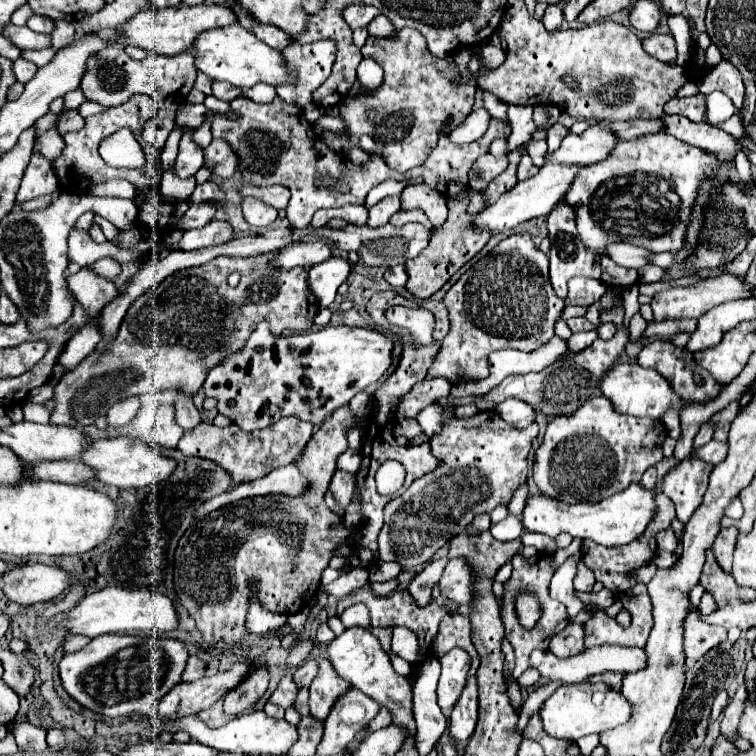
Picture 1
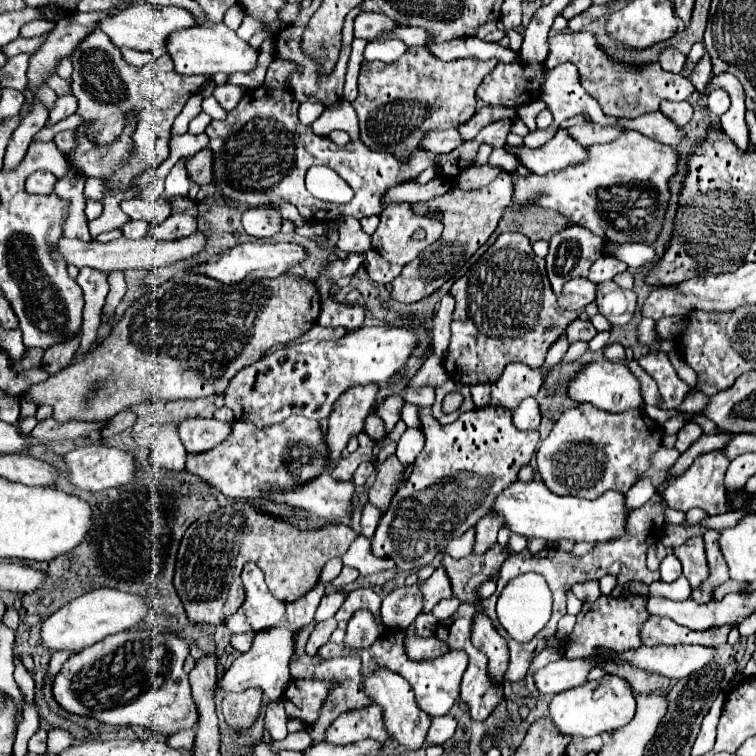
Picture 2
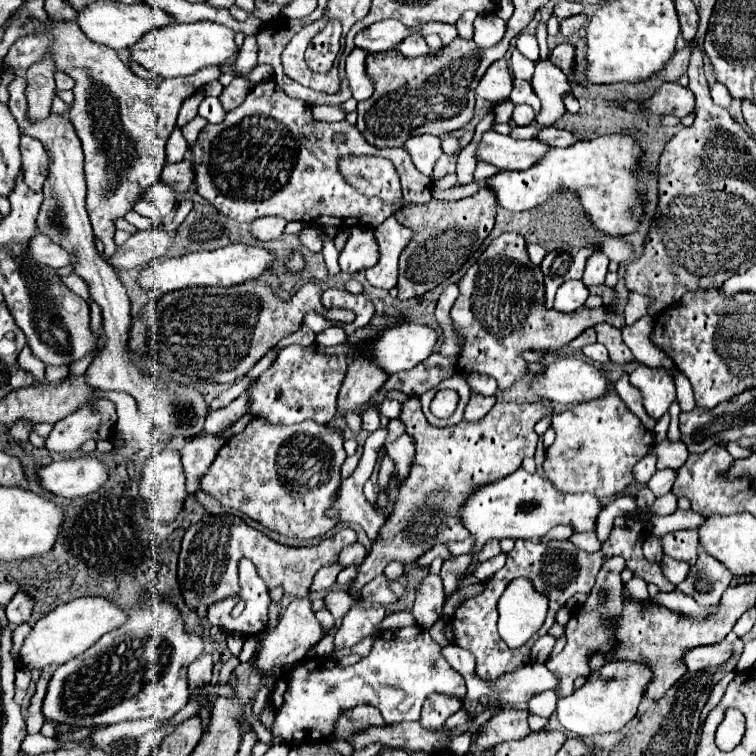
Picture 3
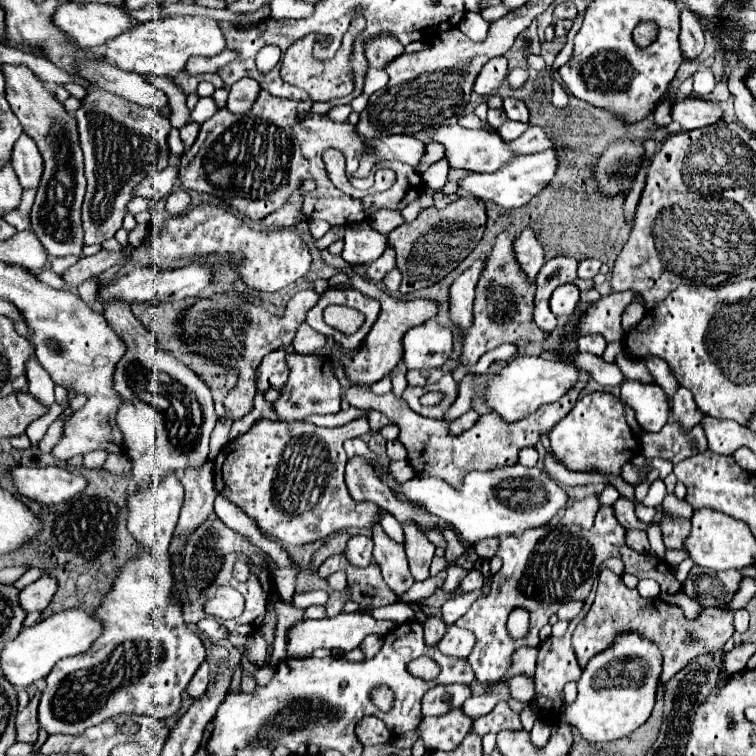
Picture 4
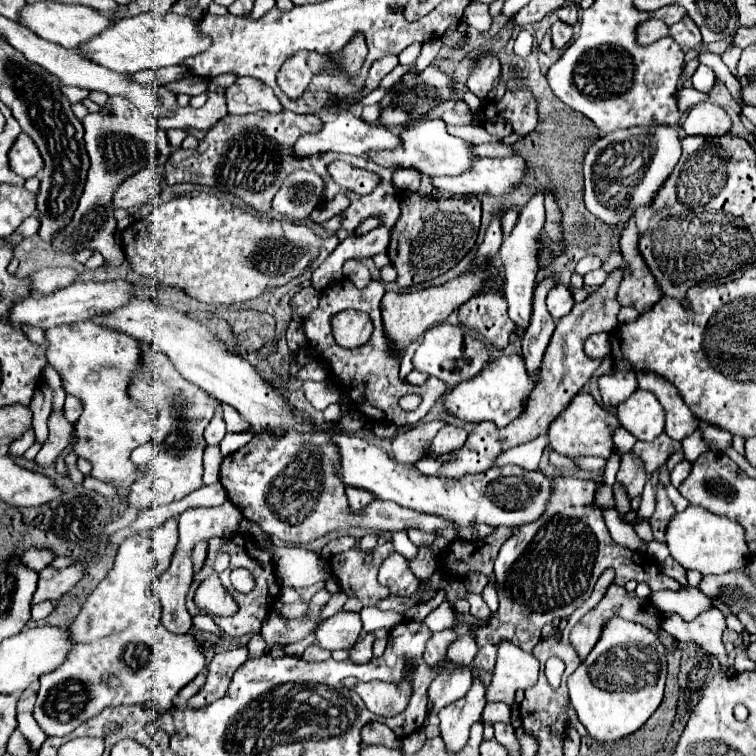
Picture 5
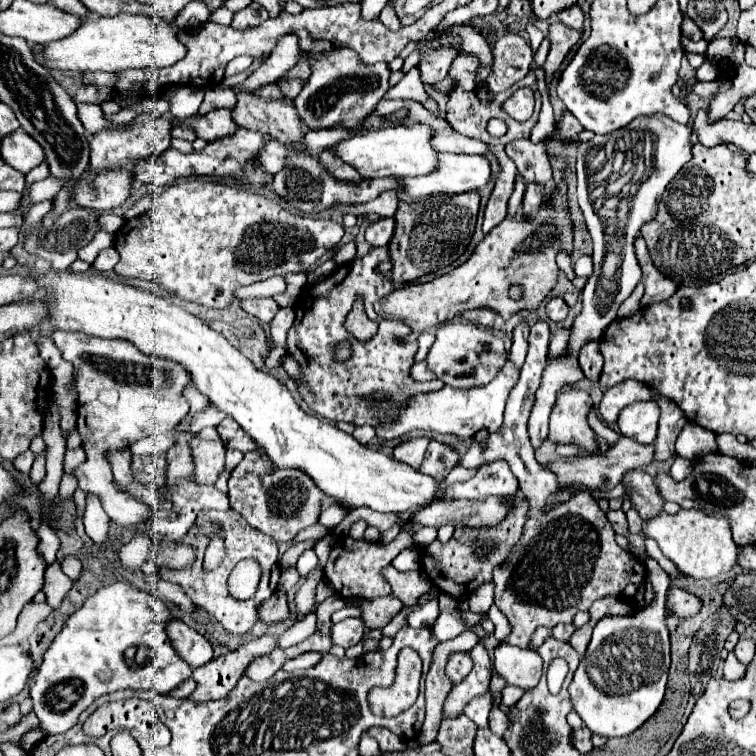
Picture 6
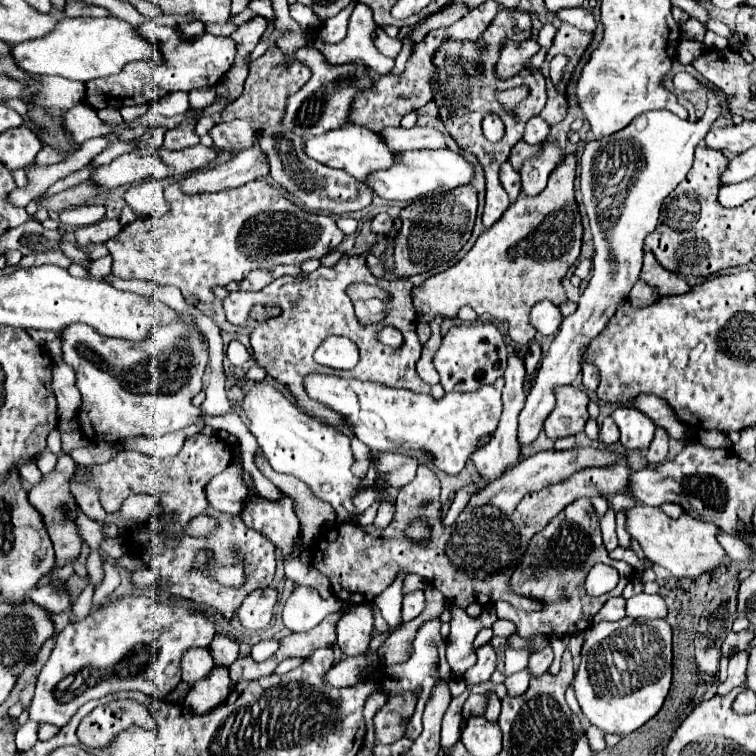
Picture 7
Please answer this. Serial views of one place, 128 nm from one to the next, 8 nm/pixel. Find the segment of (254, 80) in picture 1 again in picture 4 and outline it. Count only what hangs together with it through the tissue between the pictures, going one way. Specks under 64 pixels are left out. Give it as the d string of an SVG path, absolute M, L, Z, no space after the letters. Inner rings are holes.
M178 16L136 24L132 32L124 32L124 36L116 36L116 40L110 40L104 48L104 56L108 62L128 72L176 76L186 68L188 58L192 56L212 58L224 50L226 38L216 20L210 20L206 16Z

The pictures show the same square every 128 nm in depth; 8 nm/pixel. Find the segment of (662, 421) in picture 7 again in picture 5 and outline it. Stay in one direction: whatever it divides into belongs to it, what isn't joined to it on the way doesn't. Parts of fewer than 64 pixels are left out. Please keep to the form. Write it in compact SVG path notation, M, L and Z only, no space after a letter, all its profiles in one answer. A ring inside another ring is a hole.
M612 366L612 370L608 374L602 374L598 378L598 386L600 386L604 406L616 406L638 388L638 382L636 382L634 372L616 370Z

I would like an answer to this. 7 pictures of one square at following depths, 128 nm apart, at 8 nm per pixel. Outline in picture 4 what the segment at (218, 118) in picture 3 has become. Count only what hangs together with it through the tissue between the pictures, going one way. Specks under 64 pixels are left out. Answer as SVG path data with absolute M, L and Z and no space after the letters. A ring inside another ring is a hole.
M200 98L200 102L196 104L196 108L192 112L192 120L202 124L204 120L212 118L216 112L218 112L218 106L216 106L216 102L212 98Z

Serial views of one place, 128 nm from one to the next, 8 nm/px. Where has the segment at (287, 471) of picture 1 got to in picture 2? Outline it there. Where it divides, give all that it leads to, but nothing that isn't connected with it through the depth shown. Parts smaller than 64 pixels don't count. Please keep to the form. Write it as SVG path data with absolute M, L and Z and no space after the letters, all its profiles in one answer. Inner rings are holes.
M322 472L320 476L296 488L272 488L268 492L268 498L292 506L302 506L306 510L312 510L320 518L330 520L350 512L354 492L354 482L336 482L328 472Z

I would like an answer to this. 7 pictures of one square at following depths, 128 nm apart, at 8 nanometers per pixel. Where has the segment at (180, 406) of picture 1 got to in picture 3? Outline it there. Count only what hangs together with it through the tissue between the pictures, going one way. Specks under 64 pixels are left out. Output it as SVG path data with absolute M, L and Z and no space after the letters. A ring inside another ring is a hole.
M242 416L240 420L236 420L234 424L230 424L224 432L218 434L210 434L210 432L200 432L196 436L190 436L182 448L182 464L184 464L184 472L186 472L186 490L188 492L198 492L198 478L208 470L208 466L212 464L212 460L216 458L218 450L238 432L242 432L248 424L248 420L252 420L252 416Z

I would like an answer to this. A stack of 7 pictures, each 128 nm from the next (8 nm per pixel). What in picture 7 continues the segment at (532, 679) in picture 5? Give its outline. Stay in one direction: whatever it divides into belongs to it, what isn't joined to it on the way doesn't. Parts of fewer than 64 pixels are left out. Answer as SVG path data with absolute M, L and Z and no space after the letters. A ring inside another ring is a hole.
M548 646L548 648L544 648L544 650L540 650L540 652L534 652L530 658L528 658L528 666L526 666L526 670L530 672L530 676L534 678L538 678L538 676L542 676L546 670L548 670L548 666L552 664L552 658L554 658L554 654L552 654L552 648Z

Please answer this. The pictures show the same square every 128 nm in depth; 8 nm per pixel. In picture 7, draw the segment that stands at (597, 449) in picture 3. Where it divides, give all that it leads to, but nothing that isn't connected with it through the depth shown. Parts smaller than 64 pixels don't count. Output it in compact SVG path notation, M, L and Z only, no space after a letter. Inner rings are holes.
M574 386L556 388L556 408L544 422L544 432L550 440L568 438L584 432L588 420L588 394Z

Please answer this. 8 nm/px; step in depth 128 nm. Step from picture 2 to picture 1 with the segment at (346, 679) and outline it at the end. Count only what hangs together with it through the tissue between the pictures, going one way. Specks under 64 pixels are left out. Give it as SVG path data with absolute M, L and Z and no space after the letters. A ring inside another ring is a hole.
M318 656L316 660L320 664L320 670L310 684L310 714L324 720L332 704L336 702L336 696L340 696L340 692L344 692L344 688L348 688L350 684L336 674L326 656Z

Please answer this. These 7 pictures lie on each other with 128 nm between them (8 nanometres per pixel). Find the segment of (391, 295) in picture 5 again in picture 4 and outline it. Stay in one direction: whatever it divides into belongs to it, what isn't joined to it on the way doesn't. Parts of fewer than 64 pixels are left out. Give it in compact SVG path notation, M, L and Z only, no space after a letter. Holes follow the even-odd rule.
M320 250L320 254L322 254L322 260L324 260L326 264L336 266L336 268L340 268L344 274L348 274L350 280L352 280L352 286L354 286L356 290L360 290L362 294L366 294L366 296L378 300L380 306L382 306L378 320L374 322L374 326L370 328L368 336L364 338L364 342L362 342L362 346L360 346L358 350L354 350L354 352L350 352L350 354L344 354L342 348L340 348L340 344L334 344L332 354L330 354L330 358L332 358L334 362L338 362L338 364L344 366L346 378L348 378L348 382L350 382L352 386L368 388L368 386L372 386L374 382L382 380L386 374L390 374L390 372L396 368L396 364L400 362L400 340L402 340L404 332L406 332L408 328L412 328L412 326L416 326L416 324L422 324L424 320L436 316L436 304L430 302L430 300L412 300L412 302L396 300L396 298L388 296L386 292L382 292L376 284L372 284L372 282L368 282L366 278L358 276L358 274L342 260L342 256L332 256L328 250Z

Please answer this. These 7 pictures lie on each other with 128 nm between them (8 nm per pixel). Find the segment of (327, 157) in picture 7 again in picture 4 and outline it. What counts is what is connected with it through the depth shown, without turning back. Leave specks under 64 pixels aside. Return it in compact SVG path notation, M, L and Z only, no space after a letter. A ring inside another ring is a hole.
M442 124L440 128L434 128L434 140L446 146L446 158L450 160L452 168L464 168L474 172L496 172L498 168L510 164L516 154L508 148L508 142L500 138L498 132L488 130L468 130L458 124Z

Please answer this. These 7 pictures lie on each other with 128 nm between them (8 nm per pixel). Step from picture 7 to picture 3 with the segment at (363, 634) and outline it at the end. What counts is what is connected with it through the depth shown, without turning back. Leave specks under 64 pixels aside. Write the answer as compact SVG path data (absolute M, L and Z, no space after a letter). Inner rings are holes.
M308 596L304 598L294 598L288 608L284 610L284 616L280 618L280 622L272 628L272 630L266 630L264 634L258 636L258 644L260 644L260 650L256 654L256 660L254 660L254 668L258 668L258 672L262 674L262 680L264 680L264 686L272 692L272 688L276 686L278 682L278 676L274 674L276 668L280 666L286 666L286 664L294 664L294 662L300 662L304 656L306 656L306 650L314 644L318 644L322 638L322 628L314 616L314 610L312 610L312 600ZM396 612L382 620L380 630L392 630L392 628L404 628L404 626L418 626L416 618L410 612Z

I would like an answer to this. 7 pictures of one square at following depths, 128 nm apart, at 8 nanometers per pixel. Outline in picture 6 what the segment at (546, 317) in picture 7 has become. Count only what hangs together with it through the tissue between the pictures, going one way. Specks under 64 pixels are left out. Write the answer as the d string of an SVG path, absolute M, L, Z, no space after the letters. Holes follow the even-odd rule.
M550 298L546 304L546 312L548 312L548 320L552 322L562 322L568 316L568 304L564 302L564 298Z

